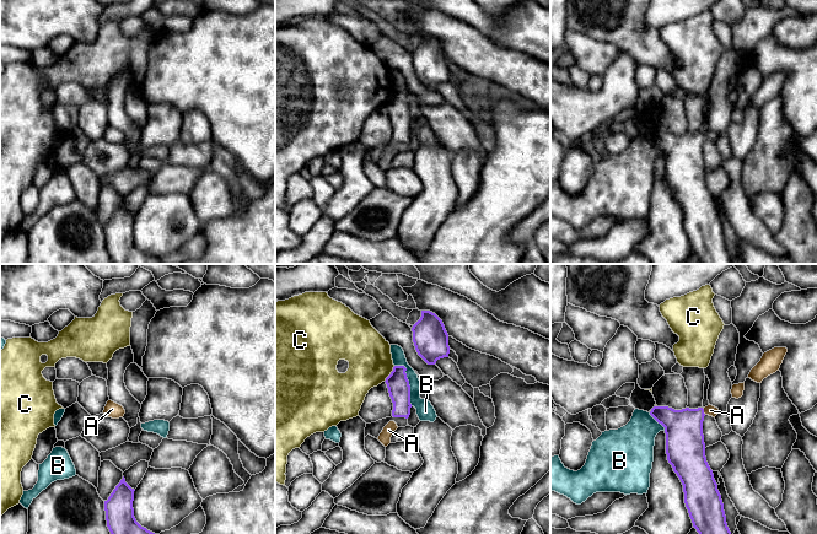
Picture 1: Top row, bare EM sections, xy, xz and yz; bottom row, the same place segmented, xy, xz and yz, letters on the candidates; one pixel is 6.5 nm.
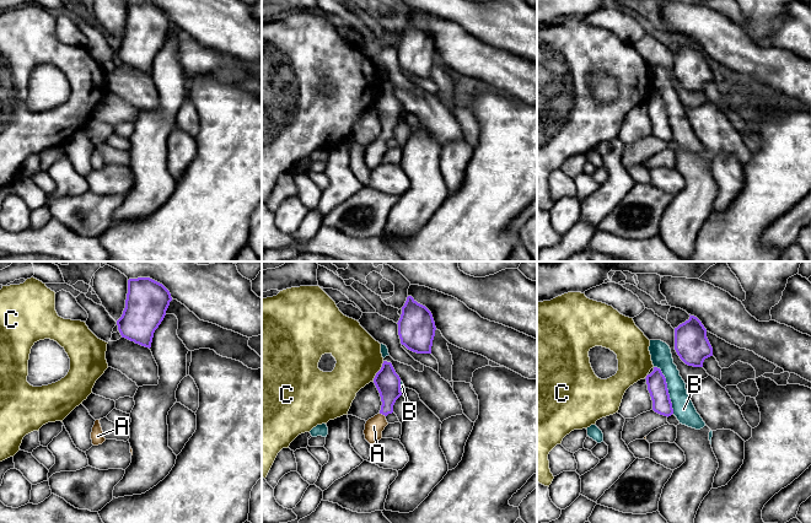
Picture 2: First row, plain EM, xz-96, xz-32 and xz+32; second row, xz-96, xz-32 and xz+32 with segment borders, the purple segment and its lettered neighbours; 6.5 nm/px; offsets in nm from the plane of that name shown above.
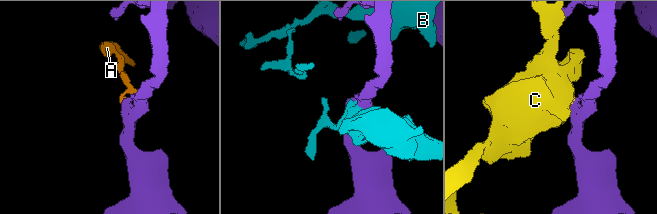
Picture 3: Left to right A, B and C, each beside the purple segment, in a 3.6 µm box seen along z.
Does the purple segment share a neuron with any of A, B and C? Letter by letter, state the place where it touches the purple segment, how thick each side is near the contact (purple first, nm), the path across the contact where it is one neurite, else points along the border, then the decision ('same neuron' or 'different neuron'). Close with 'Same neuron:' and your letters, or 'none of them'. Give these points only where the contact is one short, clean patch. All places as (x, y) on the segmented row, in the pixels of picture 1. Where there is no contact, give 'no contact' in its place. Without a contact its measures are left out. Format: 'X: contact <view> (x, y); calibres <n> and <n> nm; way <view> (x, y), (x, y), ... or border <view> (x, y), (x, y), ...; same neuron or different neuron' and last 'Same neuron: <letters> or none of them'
A: contact yz (703, 411); calibres 260 and 70 nm; way yz (684, 441), (684, 430), (703, 411), (710, 410); same neuron
B: contact xz (408, 382); calibres 140 and 120 nm; different neuron
C: contact xz (391, 373); calibres 140 and 280 nm; different neuron
Same neuron: A

